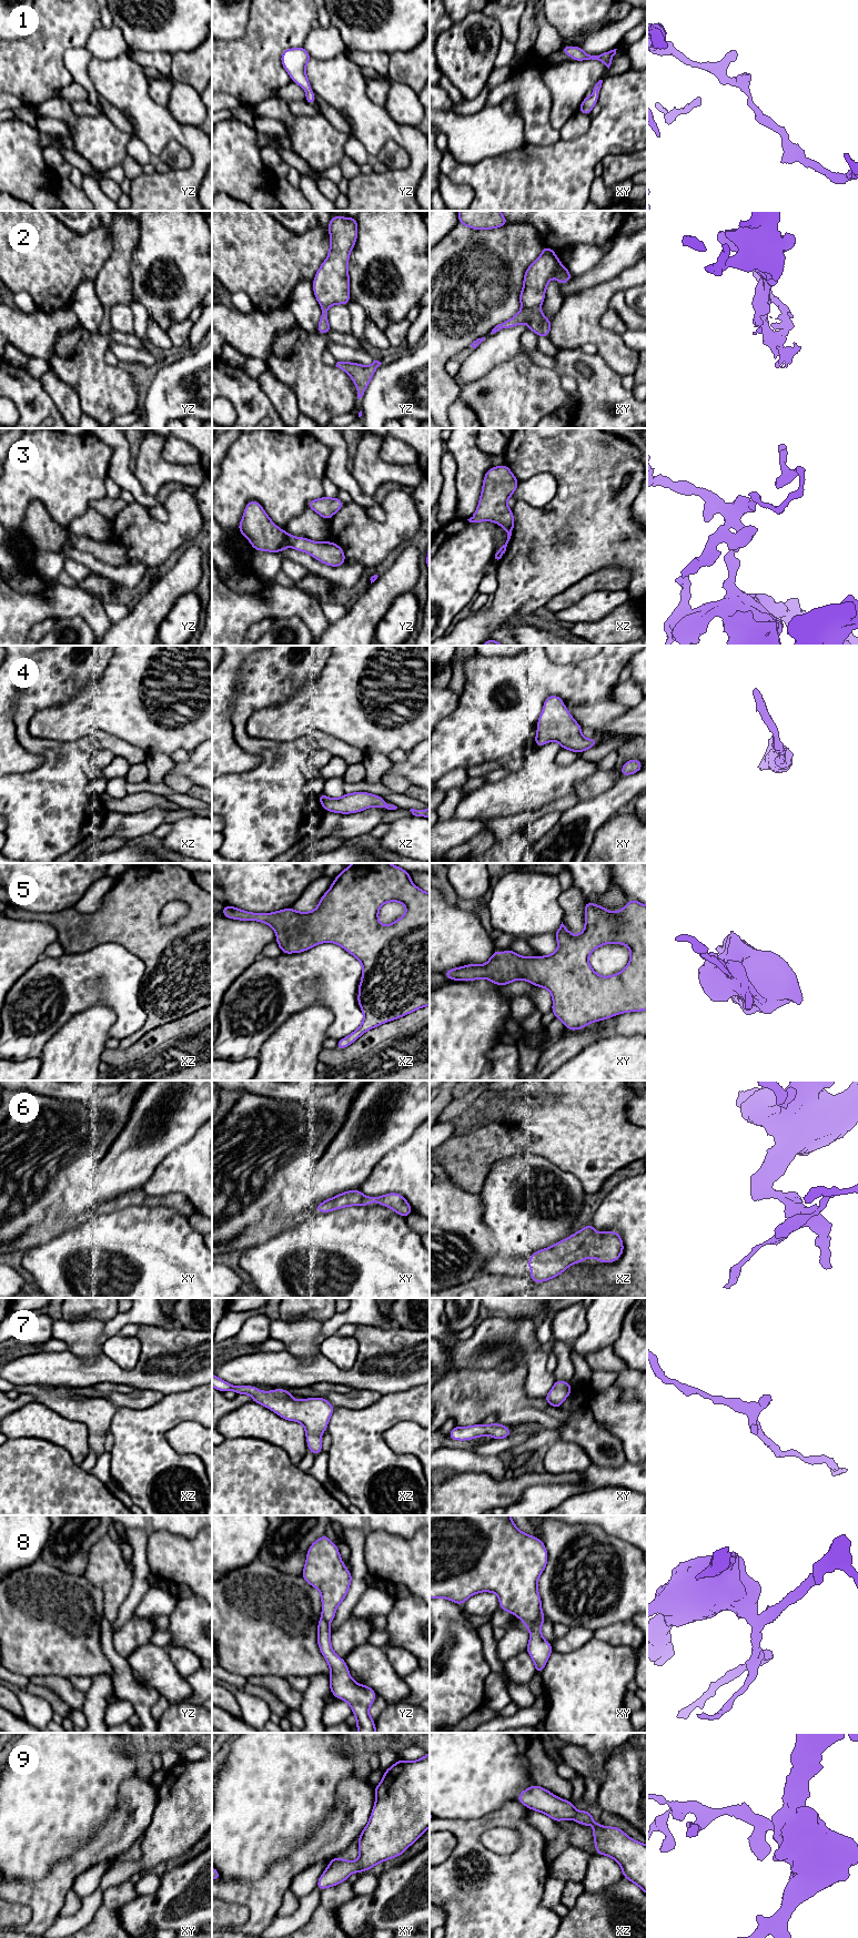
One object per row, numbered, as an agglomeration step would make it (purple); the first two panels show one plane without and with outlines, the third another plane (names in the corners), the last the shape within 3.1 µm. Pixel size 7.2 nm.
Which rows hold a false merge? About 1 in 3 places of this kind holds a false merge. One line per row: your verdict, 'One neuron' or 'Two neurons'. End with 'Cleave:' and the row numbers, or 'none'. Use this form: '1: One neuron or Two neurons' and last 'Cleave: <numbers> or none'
1: One neuron
2: One neuron
3: One neuron
4: One neuron
5: One neuron
6: One neuron
7: One neuron
8: Two neurons
9: One neuron
Cleave: 8

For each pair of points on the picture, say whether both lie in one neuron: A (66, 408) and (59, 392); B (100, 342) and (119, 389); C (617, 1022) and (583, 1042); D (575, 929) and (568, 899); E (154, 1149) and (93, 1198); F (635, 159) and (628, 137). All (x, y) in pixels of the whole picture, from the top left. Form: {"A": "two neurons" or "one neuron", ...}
{"A": "one neuron", "B": "one neuron", "C": "two neurons", "D": "one neuron", "E": "one neuron", "F": "two neurons"}

